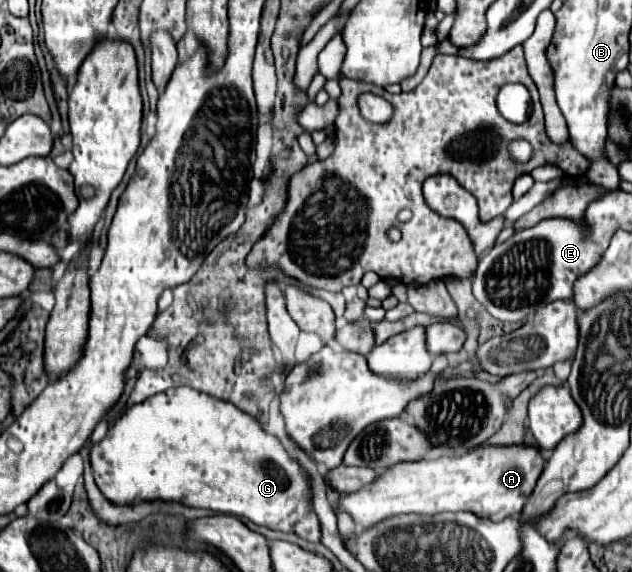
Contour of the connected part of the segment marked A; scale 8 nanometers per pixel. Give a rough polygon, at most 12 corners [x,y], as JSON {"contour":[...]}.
{"contour":[[534,445],[380,471],[328,485],[362,529],[402,513],[524,509],[544,469]]}

